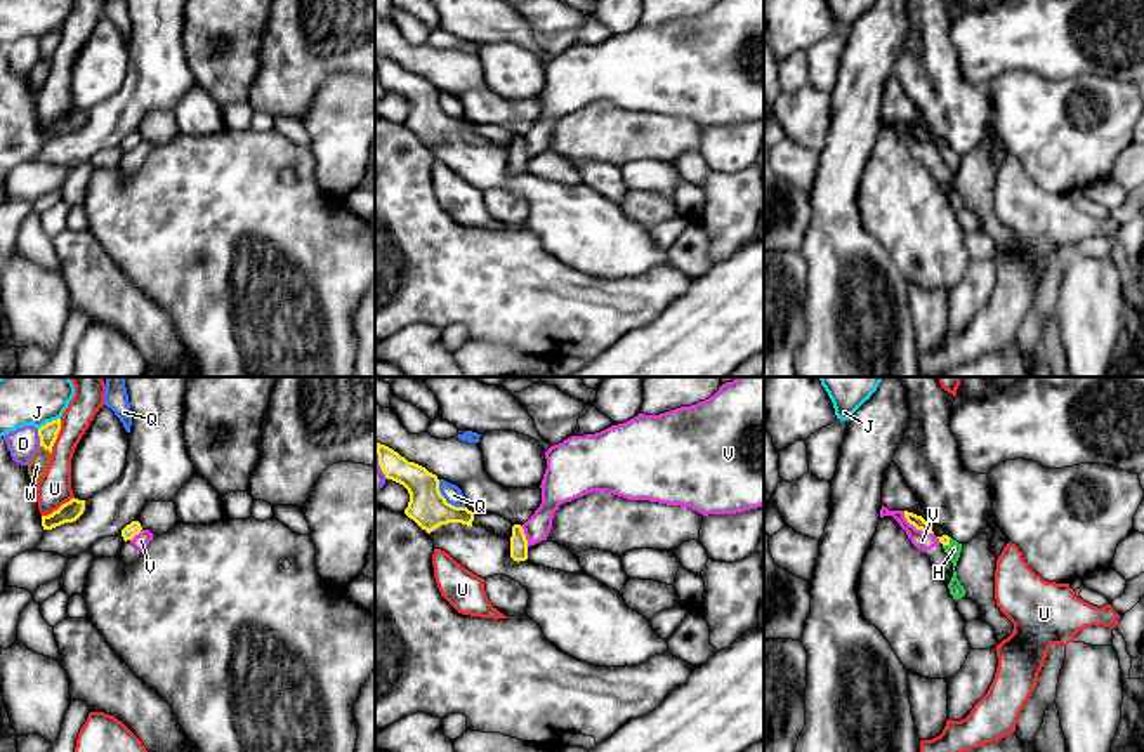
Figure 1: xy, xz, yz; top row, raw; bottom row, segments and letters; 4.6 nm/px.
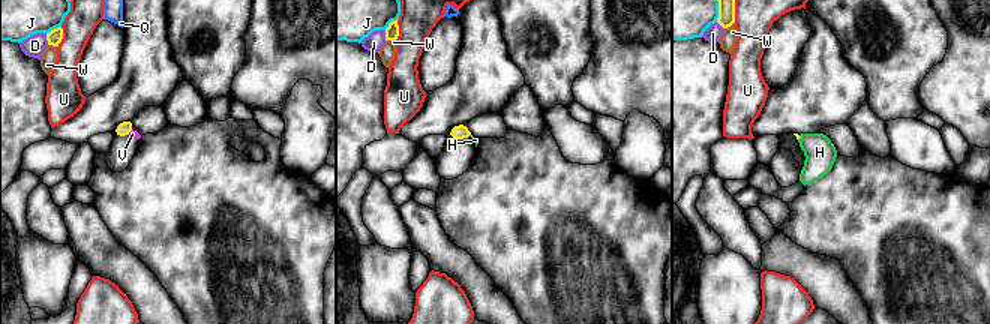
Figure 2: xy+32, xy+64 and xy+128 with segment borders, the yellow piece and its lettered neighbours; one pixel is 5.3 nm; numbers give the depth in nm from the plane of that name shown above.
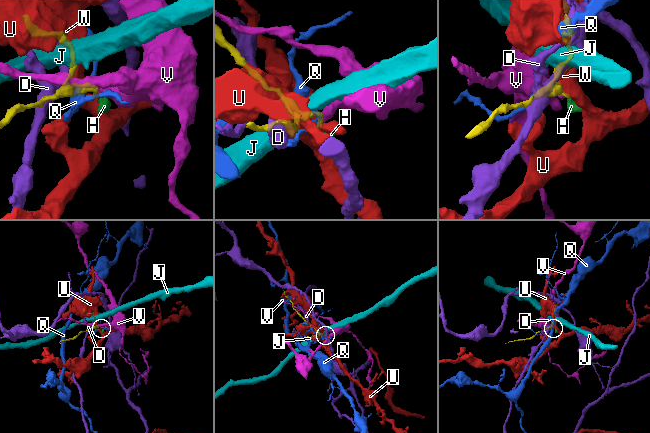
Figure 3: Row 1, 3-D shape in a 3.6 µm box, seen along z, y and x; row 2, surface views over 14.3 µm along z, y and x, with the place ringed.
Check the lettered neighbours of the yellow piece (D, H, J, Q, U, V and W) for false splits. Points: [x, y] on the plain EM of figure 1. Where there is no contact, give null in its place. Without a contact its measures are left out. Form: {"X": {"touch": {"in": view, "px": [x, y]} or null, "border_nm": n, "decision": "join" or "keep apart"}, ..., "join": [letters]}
{"D": {"touch": {"in": "xy", "px": [40, 49]}, "border_nm": 80, "decision": "keep apart"}, "H": {"touch": {"in": "yz", "px": [948, 153]}, "border_nm": 60, "decision": "join"}, "J": {"touch": {"in": "xy", "px": [49, 33]}, "border_nm": 120, "decision": "keep apart"}, "Q": {"touch": {"in": "xz", "px": [445, 110]}, "border_nm": 180, "decision": "keep apart"}, "U": {"touch": {"in": "xy", "px": [56, 47]}, "border_nm": 180, "decision": "keep apart"}, "V": {"touch": {"in": "yz", "px": [915, 138]}, "border_nm": 180, "decision": "keep apart"}, "W": {"touch": {"in": "xy", "px": [46, 59]}, "border_nm": 70, "decision": "keep apart"}, "join": ["H"]}

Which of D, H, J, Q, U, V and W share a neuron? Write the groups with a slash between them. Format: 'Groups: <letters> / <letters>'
Groups: D / H / J / Q / U / V / W

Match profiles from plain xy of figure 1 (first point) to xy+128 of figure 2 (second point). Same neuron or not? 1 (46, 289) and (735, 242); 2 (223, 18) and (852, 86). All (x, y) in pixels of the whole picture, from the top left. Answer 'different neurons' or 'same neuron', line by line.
1: different neurons
2: different neurons

